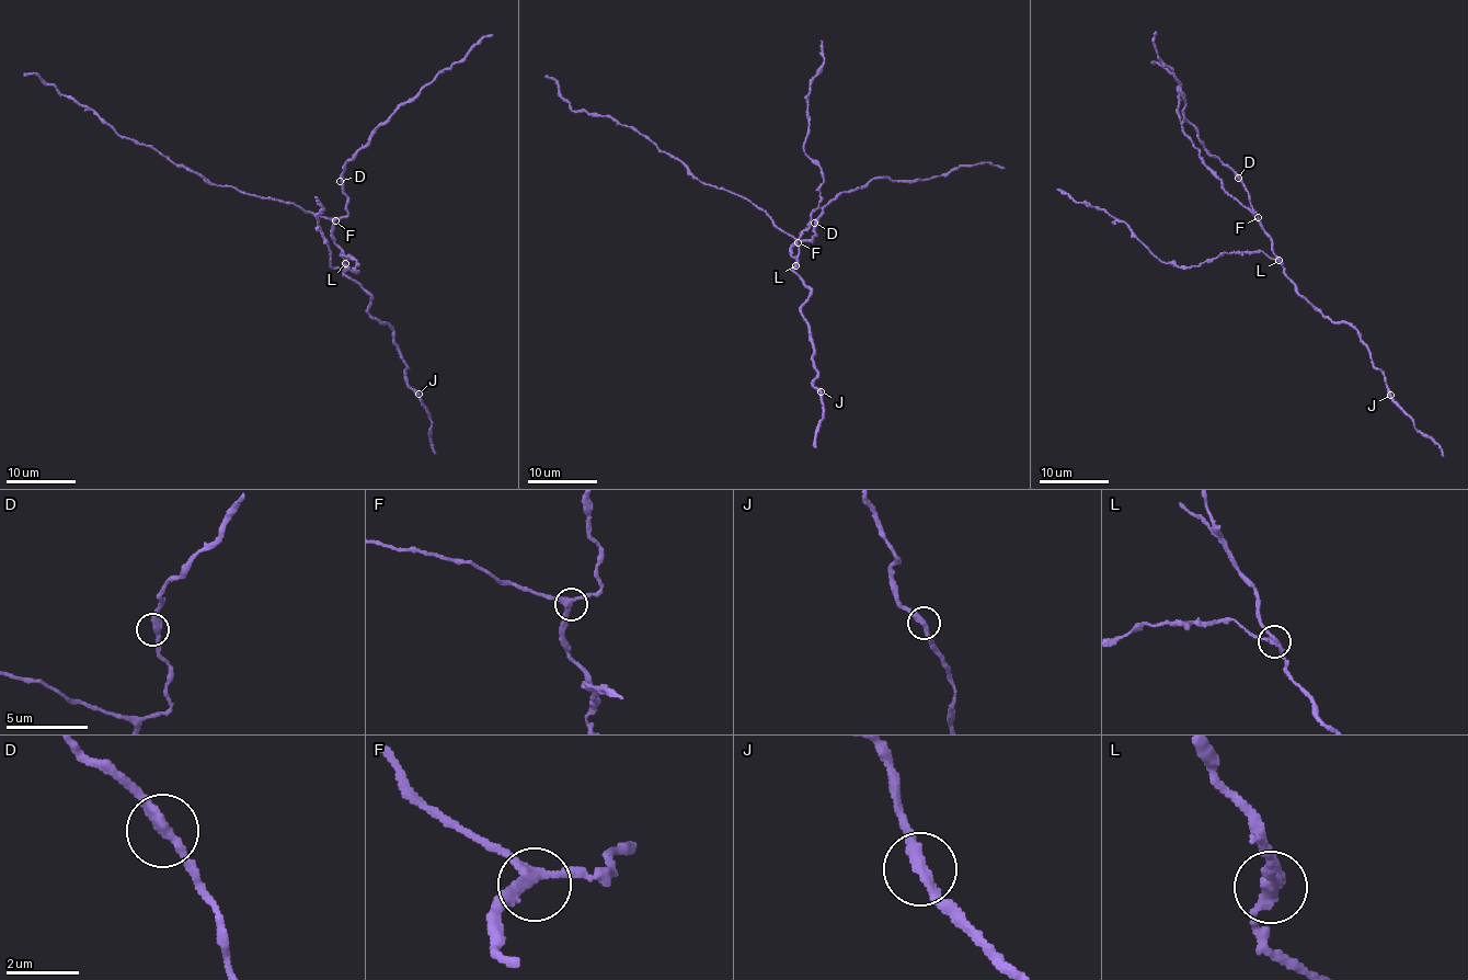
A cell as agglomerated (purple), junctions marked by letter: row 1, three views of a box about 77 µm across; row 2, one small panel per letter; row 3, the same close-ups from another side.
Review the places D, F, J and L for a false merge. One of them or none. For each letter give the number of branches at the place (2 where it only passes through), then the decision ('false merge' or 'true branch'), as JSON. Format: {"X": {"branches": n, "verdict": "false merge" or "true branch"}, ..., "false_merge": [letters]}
{"D": {"branches": 2, "verdict": "true branch"}, "F": {"branches": 3, "verdict": "true branch"}, "J": {"branches": 2, "verdict": "true branch"}, "L": {"branches": 3, "verdict": "false merge"}, "false_merge": ["L"]}

